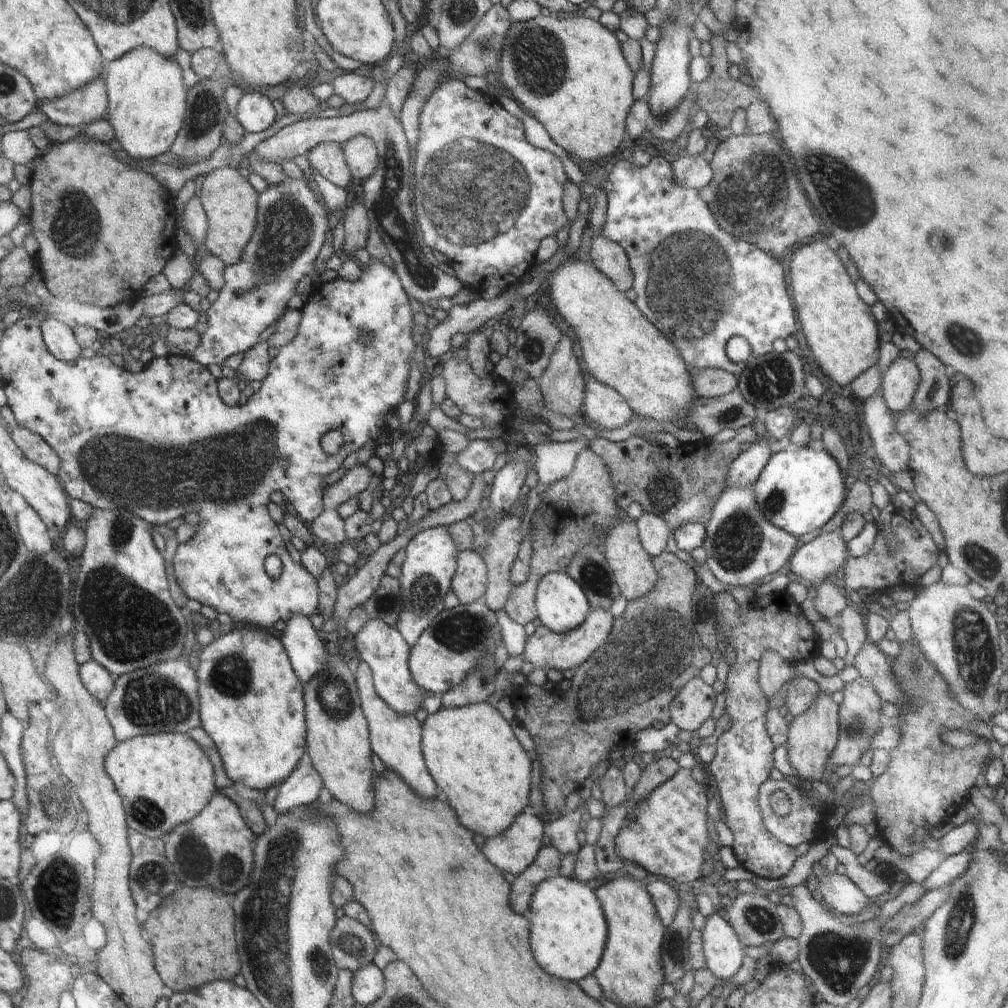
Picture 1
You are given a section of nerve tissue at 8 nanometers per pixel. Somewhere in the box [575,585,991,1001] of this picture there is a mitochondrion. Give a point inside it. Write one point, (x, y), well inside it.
(838, 959)

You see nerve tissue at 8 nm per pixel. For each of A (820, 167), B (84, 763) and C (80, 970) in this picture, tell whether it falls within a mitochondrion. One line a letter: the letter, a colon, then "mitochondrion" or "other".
A: mitochondrion
B: mitochondrion
C: other

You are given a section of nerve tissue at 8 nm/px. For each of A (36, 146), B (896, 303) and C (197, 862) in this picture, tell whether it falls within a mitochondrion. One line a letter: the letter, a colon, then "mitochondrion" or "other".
A: other
B: other
C: mitochondrion

